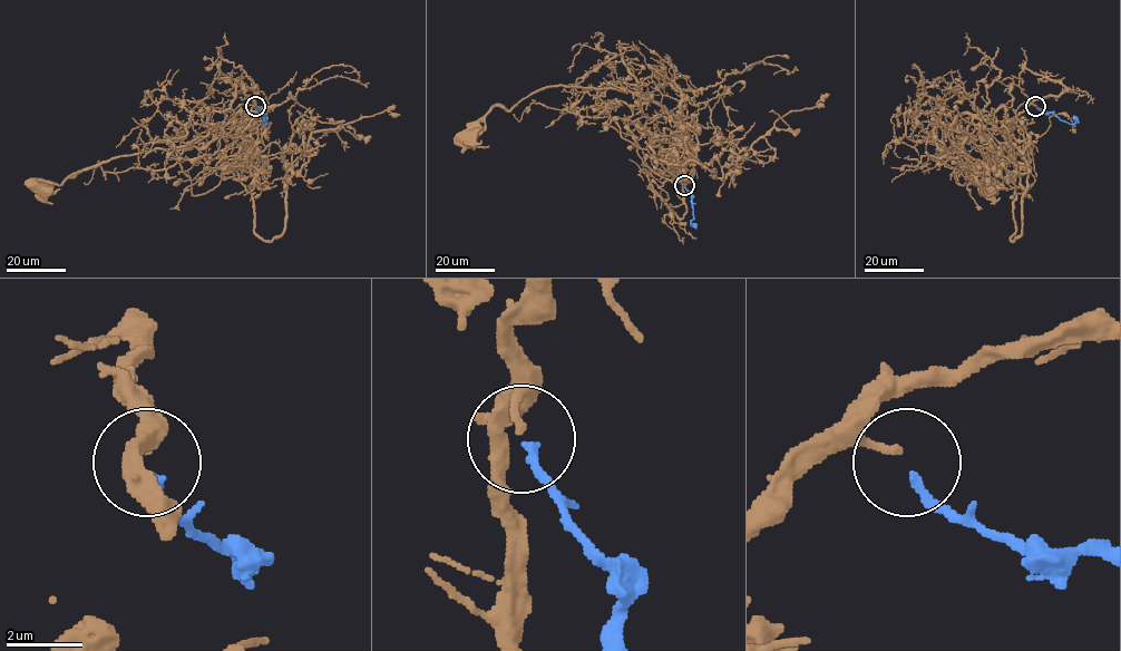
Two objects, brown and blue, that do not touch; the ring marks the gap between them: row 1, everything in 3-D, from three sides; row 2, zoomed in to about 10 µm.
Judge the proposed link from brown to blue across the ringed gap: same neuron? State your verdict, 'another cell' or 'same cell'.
same cell

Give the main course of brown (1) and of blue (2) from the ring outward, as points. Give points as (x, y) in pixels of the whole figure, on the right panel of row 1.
1: (1035, 105), (1010, 129), (1002, 107), (961, 114), (943, 133), (936, 155), (961, 172), (956, 180), (986, 186)
2: (1036, 106), (1071, 124), (1075, 123), (1073, 115)

